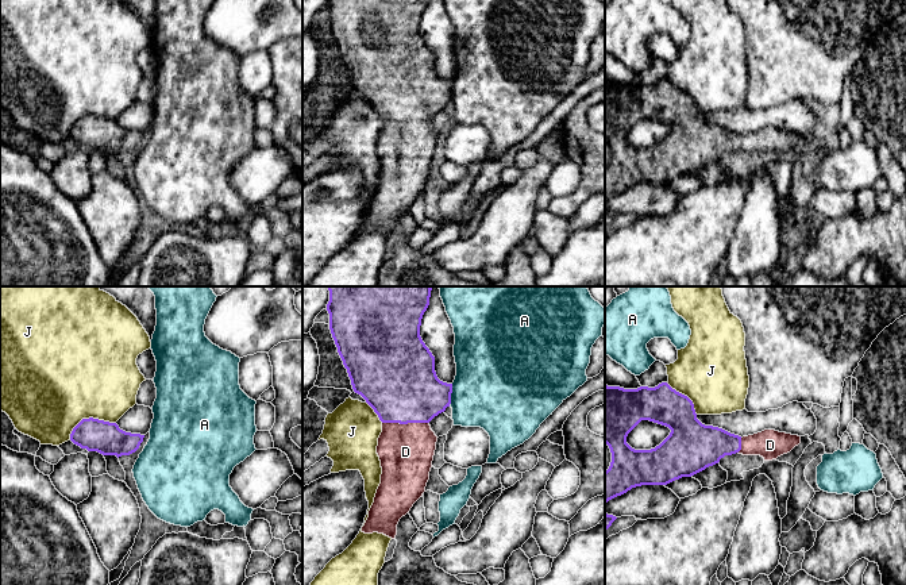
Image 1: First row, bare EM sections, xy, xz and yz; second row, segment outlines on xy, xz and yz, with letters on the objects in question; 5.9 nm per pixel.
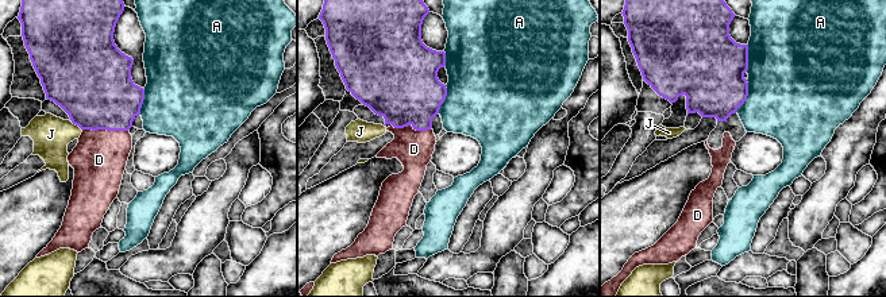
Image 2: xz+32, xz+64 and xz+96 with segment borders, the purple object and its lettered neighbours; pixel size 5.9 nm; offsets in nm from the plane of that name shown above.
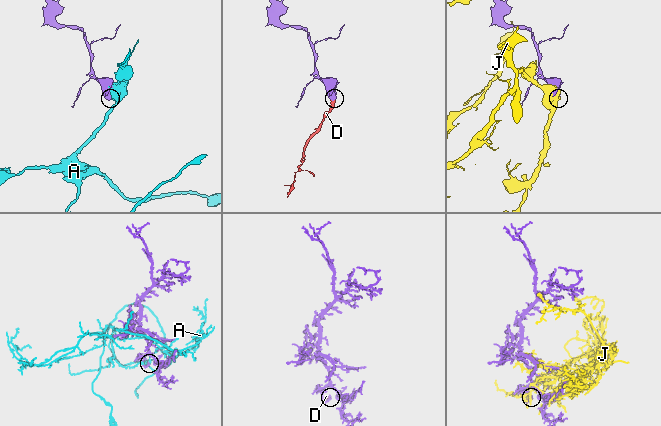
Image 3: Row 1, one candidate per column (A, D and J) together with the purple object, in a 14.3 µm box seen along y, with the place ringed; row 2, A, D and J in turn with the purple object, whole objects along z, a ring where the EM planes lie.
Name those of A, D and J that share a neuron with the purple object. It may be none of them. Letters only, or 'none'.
D

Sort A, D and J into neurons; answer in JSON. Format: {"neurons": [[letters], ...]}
{"neurons": [["A"], ["D"], ["J"]]}

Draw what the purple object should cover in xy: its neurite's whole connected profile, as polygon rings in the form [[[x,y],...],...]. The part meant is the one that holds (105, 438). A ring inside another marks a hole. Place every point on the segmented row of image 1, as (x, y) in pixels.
[[[93,417],[82,419],[70,434],[70,440],[81,449],[117,458],[135,453],[143,438],[144,435],[120,430],[116,423]]]

